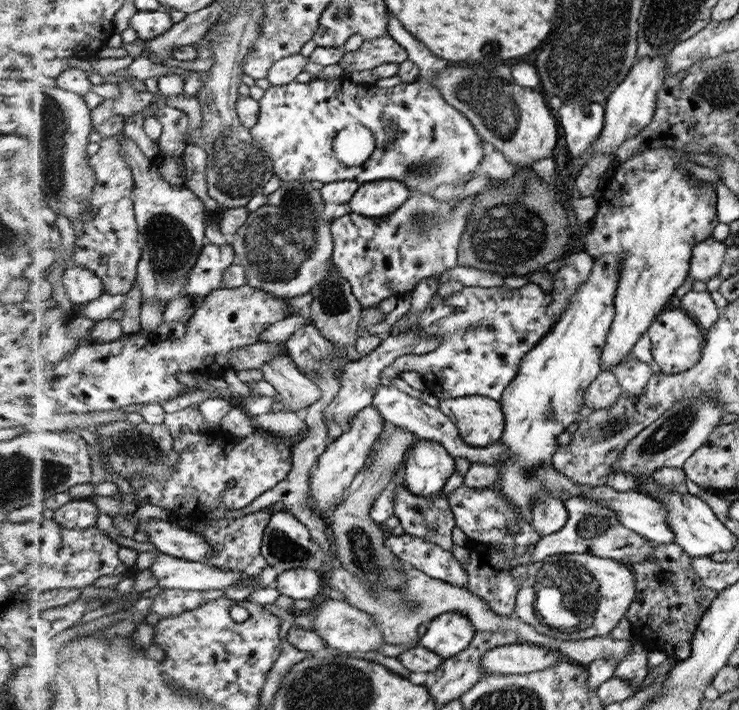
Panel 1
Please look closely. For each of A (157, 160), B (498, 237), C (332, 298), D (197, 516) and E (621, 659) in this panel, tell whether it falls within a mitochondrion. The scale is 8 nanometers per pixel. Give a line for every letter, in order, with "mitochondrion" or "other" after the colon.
A: other
B: mitochondrion
C: mitochondrion
D: other
E: other

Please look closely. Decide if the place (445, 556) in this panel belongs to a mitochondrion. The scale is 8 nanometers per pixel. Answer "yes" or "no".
no

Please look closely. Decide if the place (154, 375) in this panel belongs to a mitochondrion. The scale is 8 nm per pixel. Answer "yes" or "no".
no

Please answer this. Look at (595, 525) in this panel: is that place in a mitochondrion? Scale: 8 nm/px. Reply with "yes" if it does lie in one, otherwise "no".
yes

